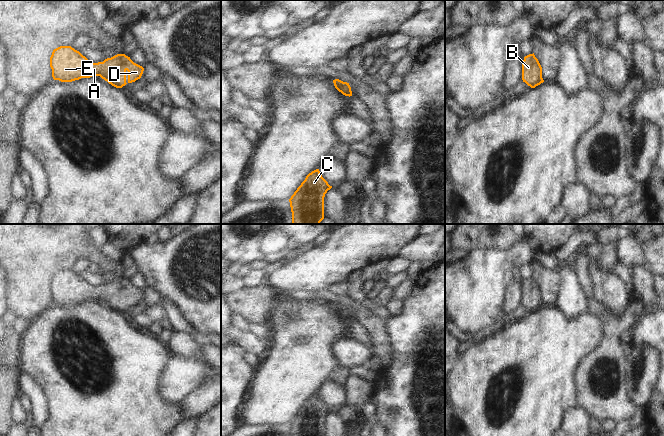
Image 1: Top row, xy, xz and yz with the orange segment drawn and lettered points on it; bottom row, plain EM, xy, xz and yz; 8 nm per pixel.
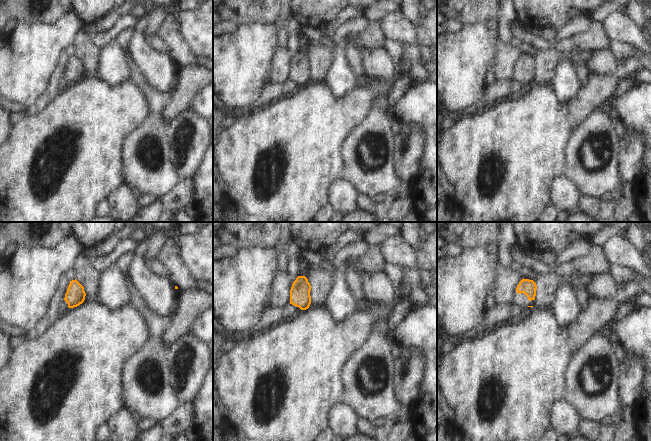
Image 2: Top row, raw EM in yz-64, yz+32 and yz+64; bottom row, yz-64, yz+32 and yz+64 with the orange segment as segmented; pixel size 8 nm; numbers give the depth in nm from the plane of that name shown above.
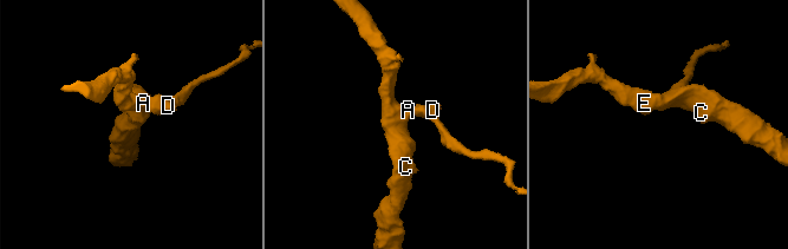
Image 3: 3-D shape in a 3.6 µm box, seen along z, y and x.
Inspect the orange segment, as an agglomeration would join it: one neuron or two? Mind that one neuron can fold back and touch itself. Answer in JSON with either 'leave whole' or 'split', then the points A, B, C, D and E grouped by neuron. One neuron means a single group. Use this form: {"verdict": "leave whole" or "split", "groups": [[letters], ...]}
{"verdict": "leave whole", "groups": [["A", "B", "C", "D", "E"]]}

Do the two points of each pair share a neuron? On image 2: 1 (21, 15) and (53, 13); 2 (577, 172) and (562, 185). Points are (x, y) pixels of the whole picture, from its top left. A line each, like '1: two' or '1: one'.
1: one
2: two

